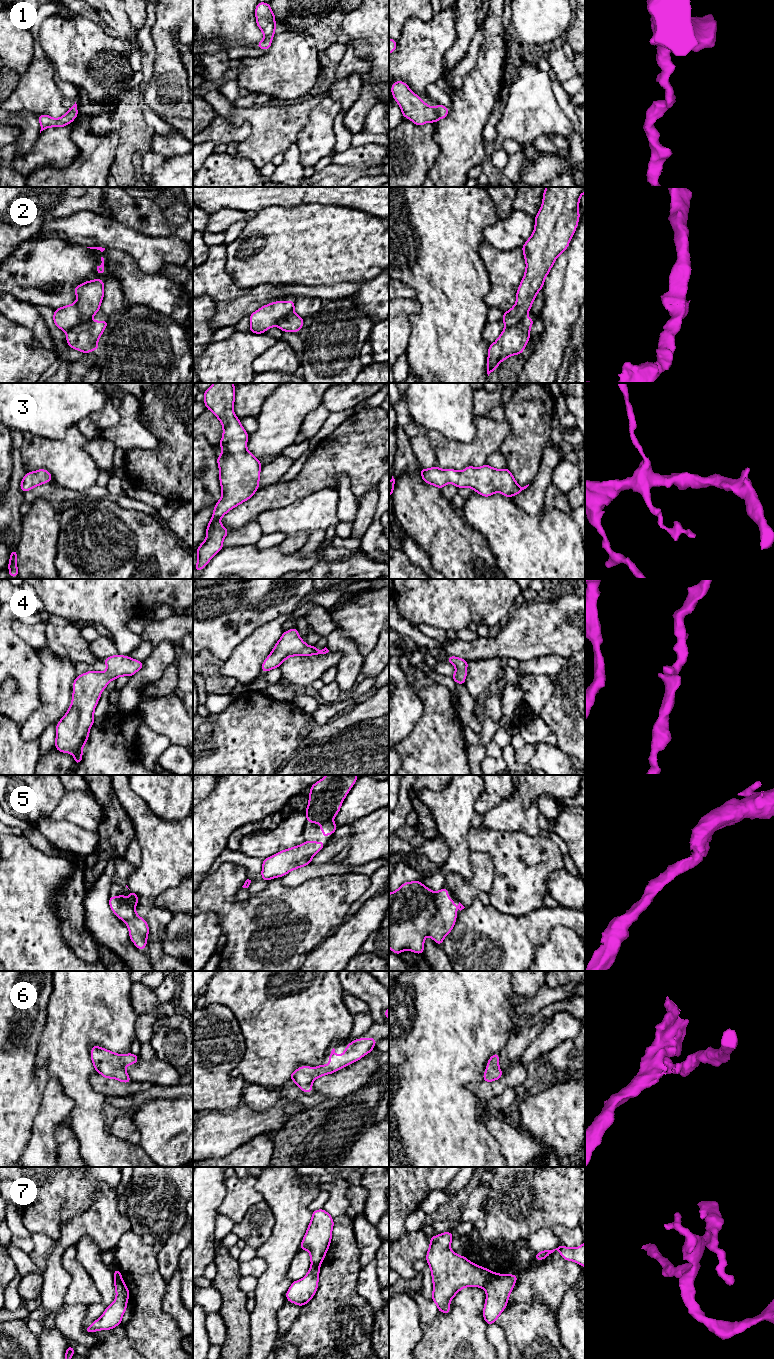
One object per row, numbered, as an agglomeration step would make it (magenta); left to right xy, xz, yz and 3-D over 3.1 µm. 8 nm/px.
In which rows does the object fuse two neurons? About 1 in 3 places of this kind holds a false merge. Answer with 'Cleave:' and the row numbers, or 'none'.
Cleave: 2, 7

